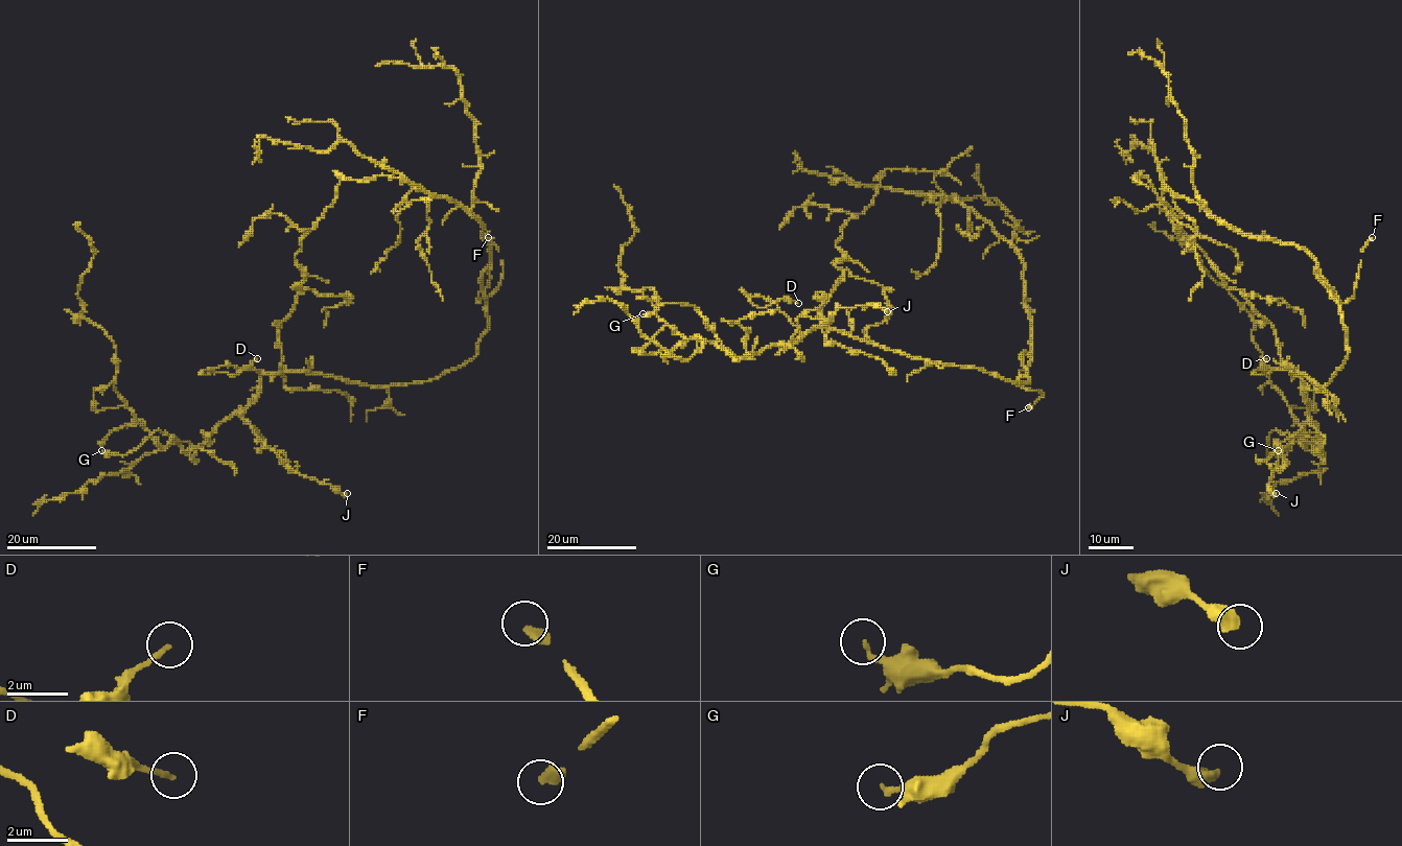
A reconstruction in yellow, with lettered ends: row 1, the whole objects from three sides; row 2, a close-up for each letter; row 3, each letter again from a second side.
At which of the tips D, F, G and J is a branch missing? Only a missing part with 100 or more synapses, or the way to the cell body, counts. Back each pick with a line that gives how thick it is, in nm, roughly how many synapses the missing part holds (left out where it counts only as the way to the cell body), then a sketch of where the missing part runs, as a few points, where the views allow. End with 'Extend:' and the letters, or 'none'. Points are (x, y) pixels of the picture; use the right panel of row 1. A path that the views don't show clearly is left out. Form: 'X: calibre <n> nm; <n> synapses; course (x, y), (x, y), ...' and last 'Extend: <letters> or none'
F: calibre 340 nm
Extend: F

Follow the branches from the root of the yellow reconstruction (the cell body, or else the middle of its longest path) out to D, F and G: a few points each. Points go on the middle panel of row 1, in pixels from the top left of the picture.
D: (936, 361), (909, 357), (828, 327), (801, 331), (775, 304), (742, 290), (758, 307), (780, 299), (798, 303)
F: (936, 361), (1025, 383), (1026, 352), (1031, 359), (1018, 382), (1043, 394), (1028, 407)
G: (936, 361), (828, 327), (813, 327), (790, 343), (735, 357), (691, 305), (661, 304), (643, 313)

